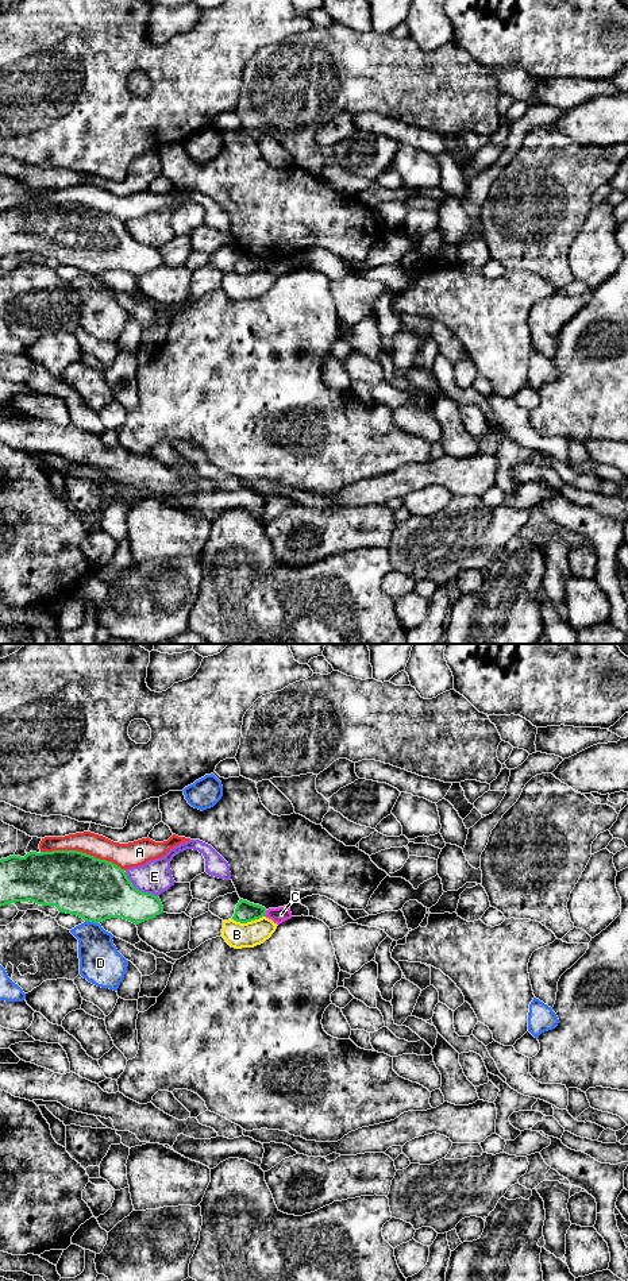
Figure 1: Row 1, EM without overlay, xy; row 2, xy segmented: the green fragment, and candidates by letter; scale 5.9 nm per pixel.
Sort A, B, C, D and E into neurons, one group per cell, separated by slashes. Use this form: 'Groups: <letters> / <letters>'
Groups: A / B / C / D / E

